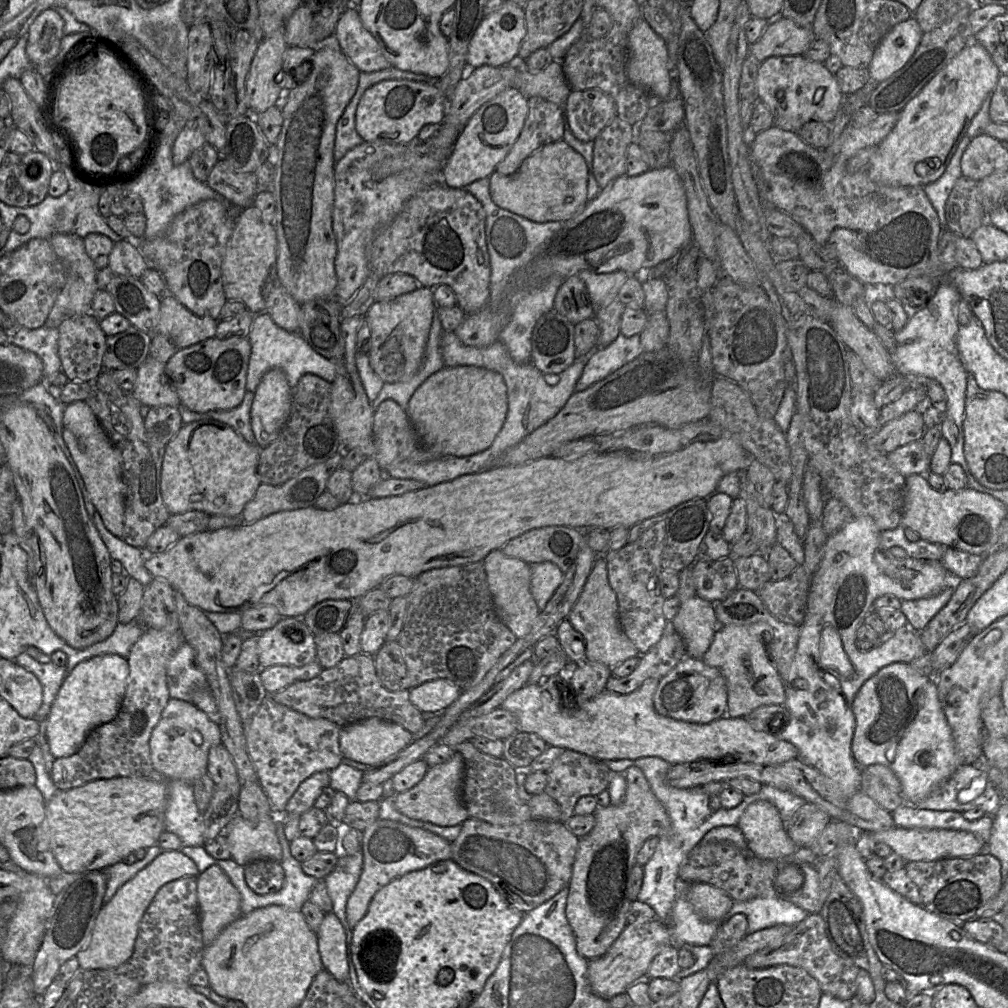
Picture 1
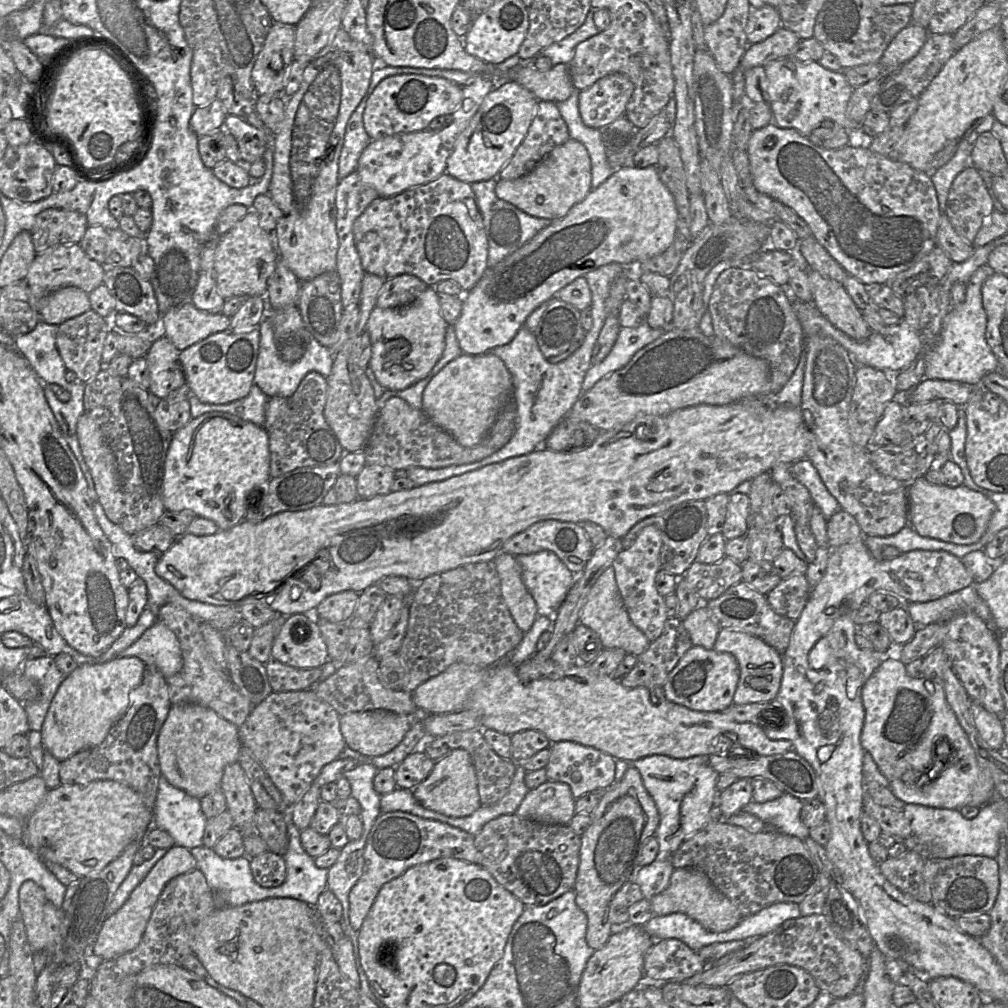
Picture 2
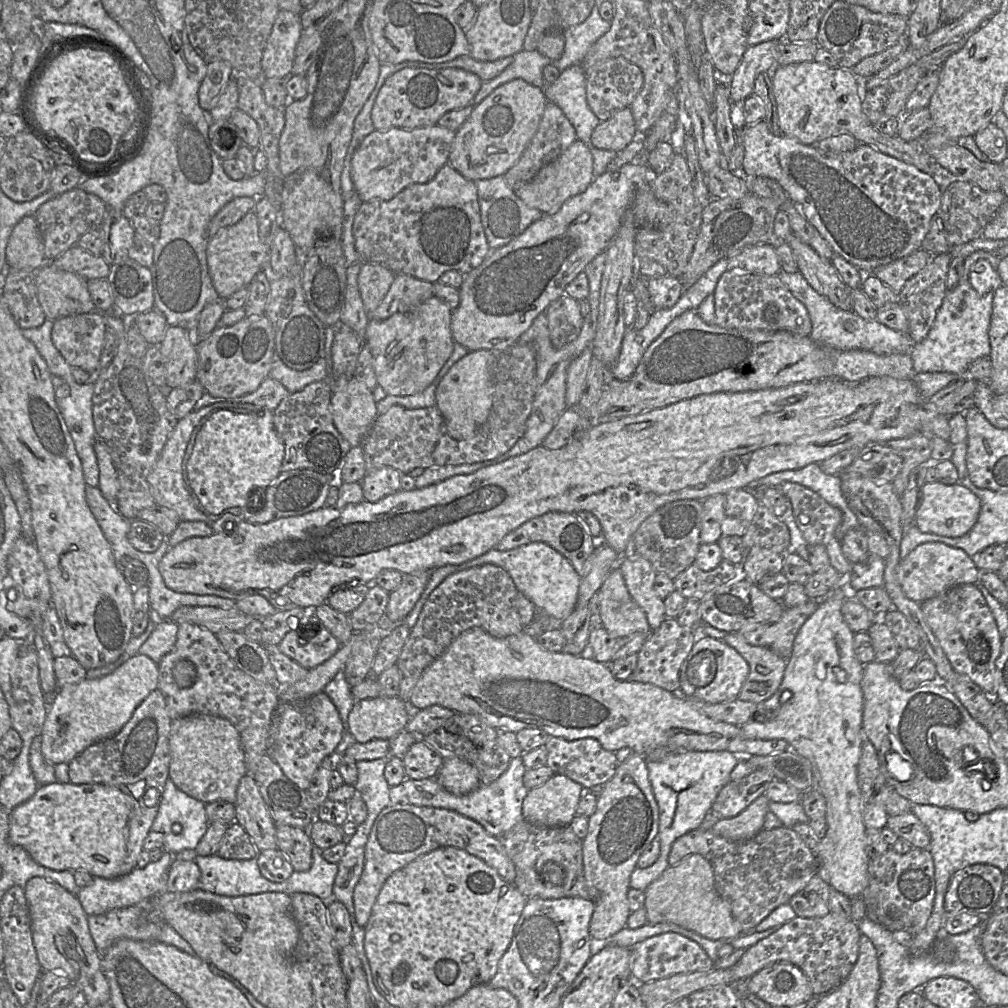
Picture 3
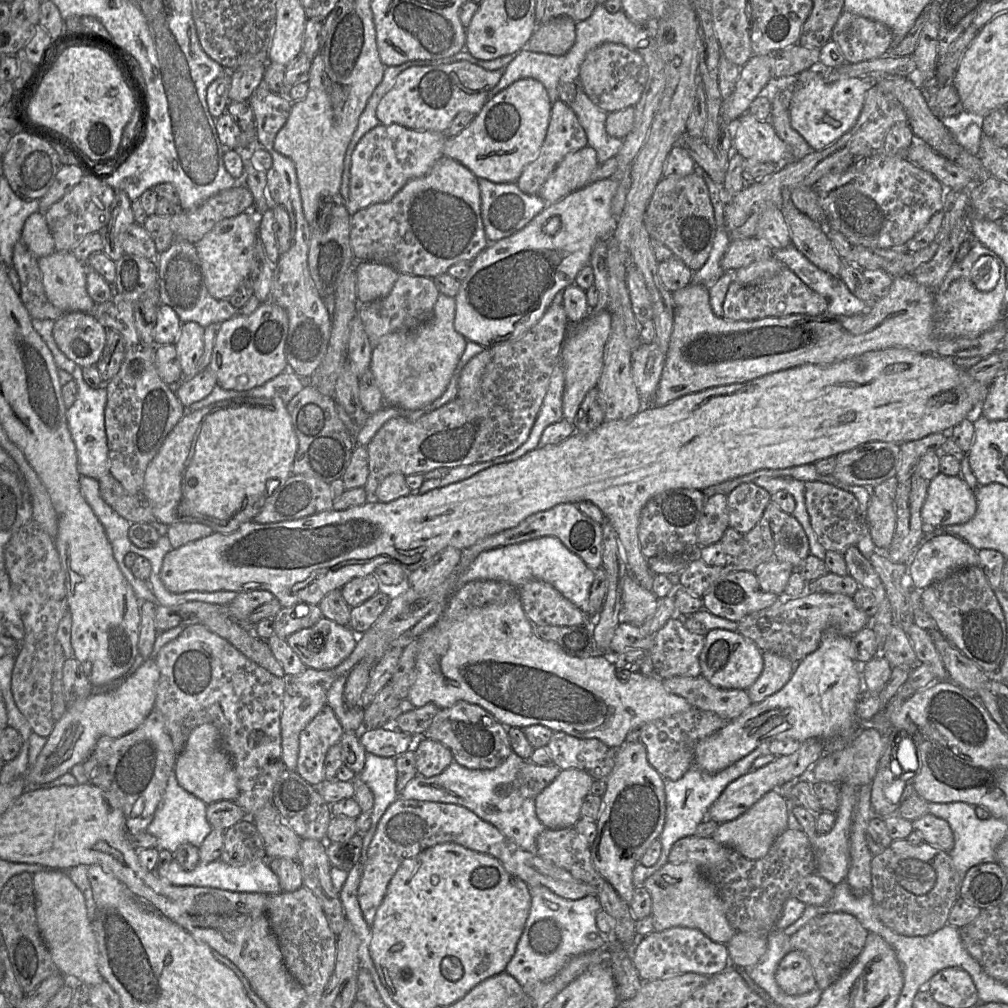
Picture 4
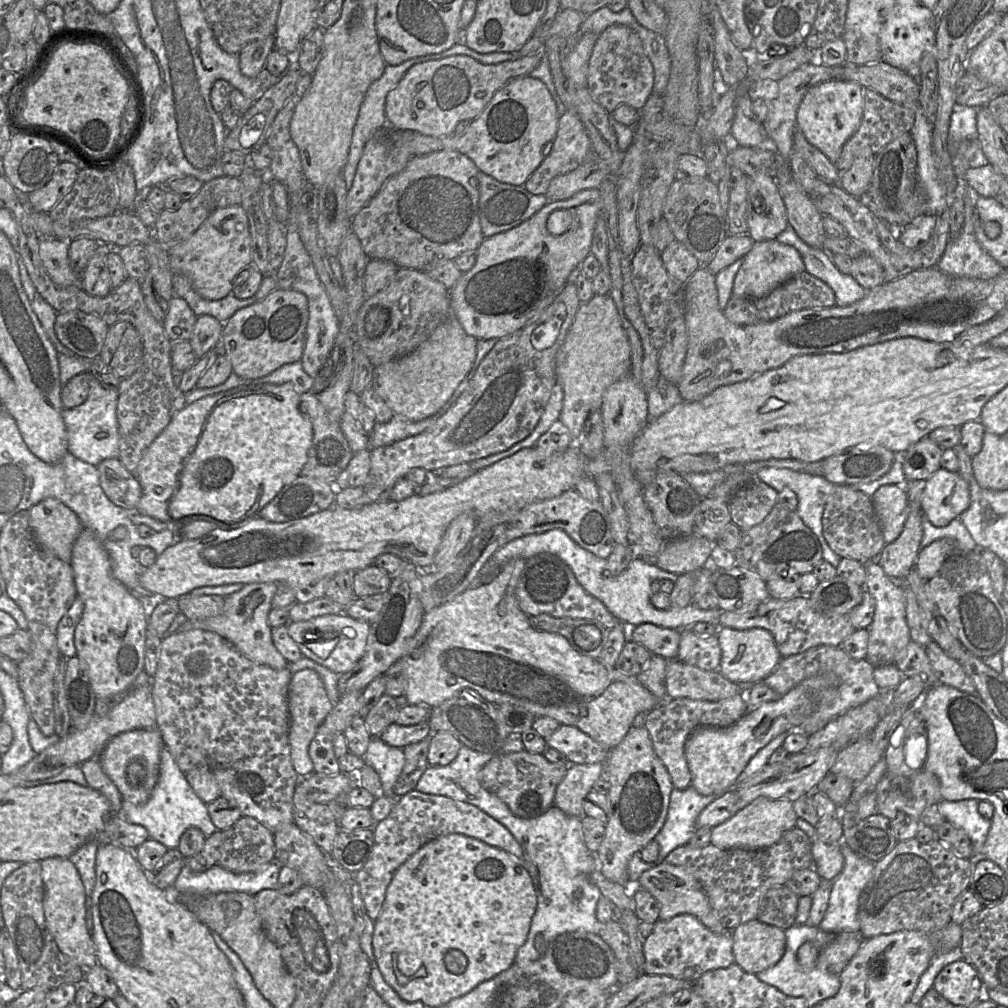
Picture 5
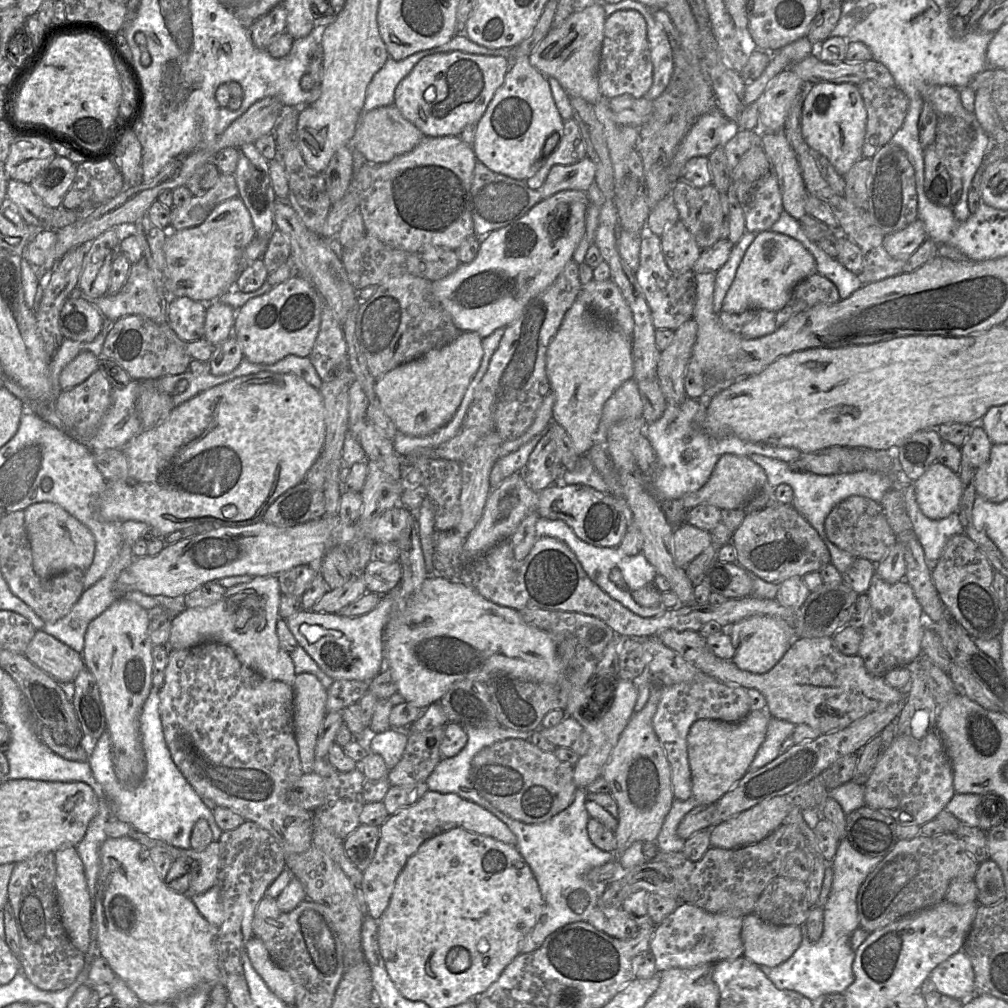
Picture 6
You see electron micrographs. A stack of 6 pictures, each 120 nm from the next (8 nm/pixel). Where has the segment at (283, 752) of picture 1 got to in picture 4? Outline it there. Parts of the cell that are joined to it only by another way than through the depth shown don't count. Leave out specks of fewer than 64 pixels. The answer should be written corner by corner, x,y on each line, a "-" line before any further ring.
327,704
299,735
296,773
314,787
325,781
324,761
328,750
339,743
344,730
333,709

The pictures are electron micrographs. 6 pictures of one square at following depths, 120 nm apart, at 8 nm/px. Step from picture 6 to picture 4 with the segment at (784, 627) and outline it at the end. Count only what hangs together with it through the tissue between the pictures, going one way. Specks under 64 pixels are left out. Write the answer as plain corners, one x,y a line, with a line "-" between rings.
715,630
705,635
705,644
699,657
701,676
721,689
747,690
761,675
763,652
752,641
731,631

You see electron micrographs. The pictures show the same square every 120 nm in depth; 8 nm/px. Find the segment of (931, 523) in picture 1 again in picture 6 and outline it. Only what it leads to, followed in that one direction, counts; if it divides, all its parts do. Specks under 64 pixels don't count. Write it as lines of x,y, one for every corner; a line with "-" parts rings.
938,460
913,484
917,504
927,518
940,520
958,511
962,482
957,473

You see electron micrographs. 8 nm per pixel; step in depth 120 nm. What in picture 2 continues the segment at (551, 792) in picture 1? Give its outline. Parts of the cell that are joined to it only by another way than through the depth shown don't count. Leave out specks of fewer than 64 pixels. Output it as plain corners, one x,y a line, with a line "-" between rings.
572,741
551,743
549,748
550,758
545,767
547,780
569,785
575,800
598,788
608,789
615,783
616,760
609,754

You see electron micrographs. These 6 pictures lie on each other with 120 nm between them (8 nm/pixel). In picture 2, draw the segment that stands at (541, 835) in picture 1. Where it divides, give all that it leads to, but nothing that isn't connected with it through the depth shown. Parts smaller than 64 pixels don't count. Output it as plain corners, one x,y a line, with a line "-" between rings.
517,814
502,815
487,822
475,835
474,844
481,855
481,863
493,878
525,906
542,906
573,891
579,865
580,836
568,824
552,824
523,819

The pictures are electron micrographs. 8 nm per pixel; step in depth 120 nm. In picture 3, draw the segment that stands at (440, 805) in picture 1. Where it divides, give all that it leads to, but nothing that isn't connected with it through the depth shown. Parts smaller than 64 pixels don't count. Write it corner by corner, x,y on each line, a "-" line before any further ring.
455,757
444,759
435,778
448,792
458,796
469,794
481,785
477,769

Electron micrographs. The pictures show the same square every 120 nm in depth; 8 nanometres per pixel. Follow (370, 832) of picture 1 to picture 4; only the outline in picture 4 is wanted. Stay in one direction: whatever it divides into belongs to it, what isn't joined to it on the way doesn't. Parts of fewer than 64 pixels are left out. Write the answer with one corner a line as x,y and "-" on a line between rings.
398,797
397,800
387,808
378,822
376,831
367,850
367,860
358,887
357,898
363,917
369,926
372,925
376,911
385,896
388,884
401,863
405,859
414,857
429,847
446,842
459,844
467,849
496,858
508,873
520,878
529,887
544,886
556,895
570,900
581,899
586,896
597,897
597,891
594,887
575,879
565,869
557,867
551,862
544,861
536,854
522,850
504,836
495,826
482,820
469,809
452,803
408,800

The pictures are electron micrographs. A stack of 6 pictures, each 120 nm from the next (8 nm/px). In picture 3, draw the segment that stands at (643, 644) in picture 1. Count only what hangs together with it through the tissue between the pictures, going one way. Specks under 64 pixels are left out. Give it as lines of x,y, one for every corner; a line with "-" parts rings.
622,556
617,566
631,597
645,612
651,630
657,630
666,619
664,600
654,588
657,572
648,560
641,557

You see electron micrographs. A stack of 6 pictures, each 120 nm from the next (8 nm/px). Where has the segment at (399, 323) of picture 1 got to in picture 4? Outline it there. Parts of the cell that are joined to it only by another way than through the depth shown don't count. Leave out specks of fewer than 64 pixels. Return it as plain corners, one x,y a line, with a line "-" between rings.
439,294
432,318
410,331
383,336
372,348
370,370
390,406
421,409
447,389
468,340
454,327
456,299

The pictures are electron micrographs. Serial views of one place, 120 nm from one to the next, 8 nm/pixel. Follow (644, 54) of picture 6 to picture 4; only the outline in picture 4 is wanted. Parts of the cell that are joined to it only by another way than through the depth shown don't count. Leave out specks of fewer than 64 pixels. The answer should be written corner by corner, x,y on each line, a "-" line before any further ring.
607,42
591,50
581,65
578,84
591,101
608,114
634,107
648,78
647,65
637,51

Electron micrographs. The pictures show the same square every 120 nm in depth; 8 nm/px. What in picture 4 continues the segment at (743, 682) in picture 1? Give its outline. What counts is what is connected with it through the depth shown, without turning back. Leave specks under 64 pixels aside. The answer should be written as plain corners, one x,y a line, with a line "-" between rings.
763,652
763,660
761,675
747,689
753,704
758,704
781,690
790,680
795,668
795,662
770,652

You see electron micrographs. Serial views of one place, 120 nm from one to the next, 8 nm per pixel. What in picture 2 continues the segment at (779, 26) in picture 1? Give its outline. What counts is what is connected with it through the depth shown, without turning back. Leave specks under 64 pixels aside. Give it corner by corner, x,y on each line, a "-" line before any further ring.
780,26
765,40
749,44
741,57
739,67
745,71
758,66
765,67
774,60
787,58
800,40
794,32

